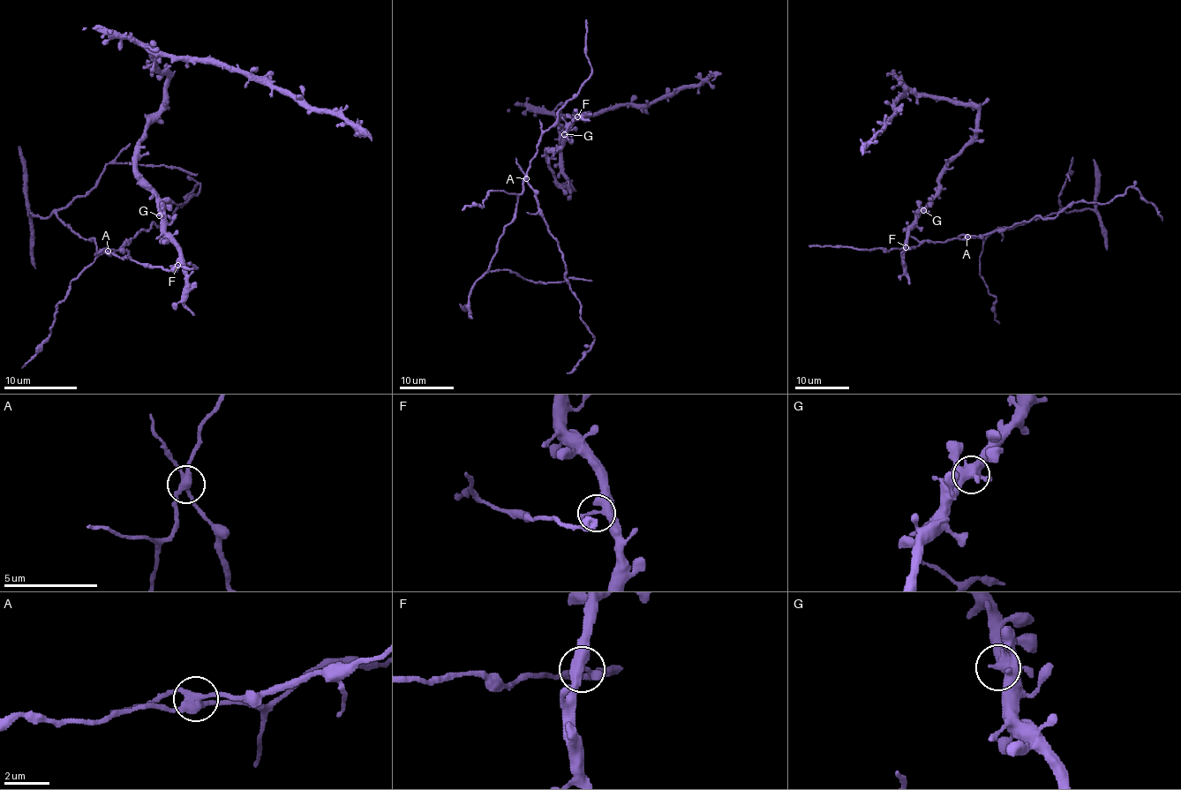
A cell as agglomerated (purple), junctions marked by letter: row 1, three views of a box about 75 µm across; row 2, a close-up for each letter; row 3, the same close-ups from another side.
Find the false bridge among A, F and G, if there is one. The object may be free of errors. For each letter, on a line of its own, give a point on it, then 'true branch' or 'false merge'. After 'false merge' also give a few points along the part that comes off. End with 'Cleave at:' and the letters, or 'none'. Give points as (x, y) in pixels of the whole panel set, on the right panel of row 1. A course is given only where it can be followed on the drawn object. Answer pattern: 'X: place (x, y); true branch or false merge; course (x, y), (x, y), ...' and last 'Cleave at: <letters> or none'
A: place (967, 236); false merge; course (966, 236), (1004, 230), (1036, 215), (1052, 219), (1074, 202), (1108, 204), (1128, 187), (1135, 187), (1162, 220)
F: place (906, 247); true branch
G: place (923, 210); true branch
Cleave at: A

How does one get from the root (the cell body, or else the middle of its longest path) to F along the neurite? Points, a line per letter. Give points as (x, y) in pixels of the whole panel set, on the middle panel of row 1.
F: (567, 134), (567, 129), (577, 116)

